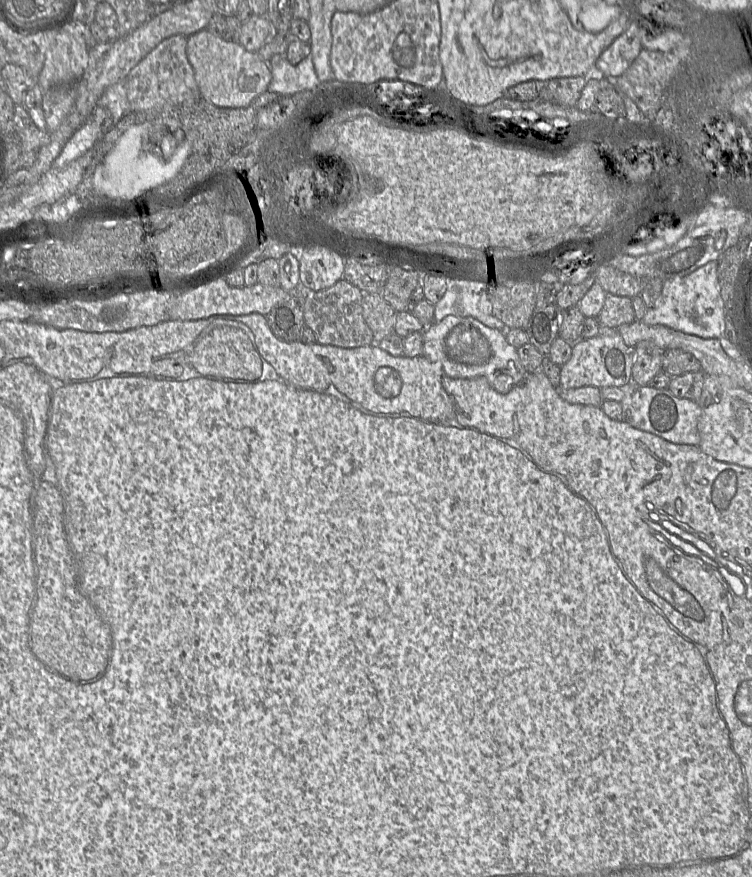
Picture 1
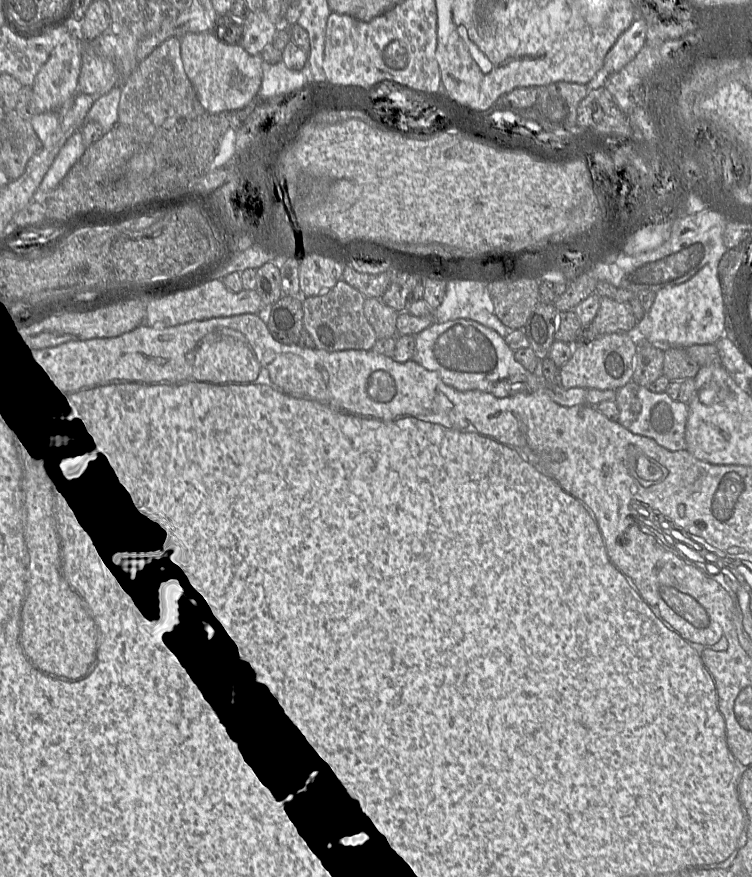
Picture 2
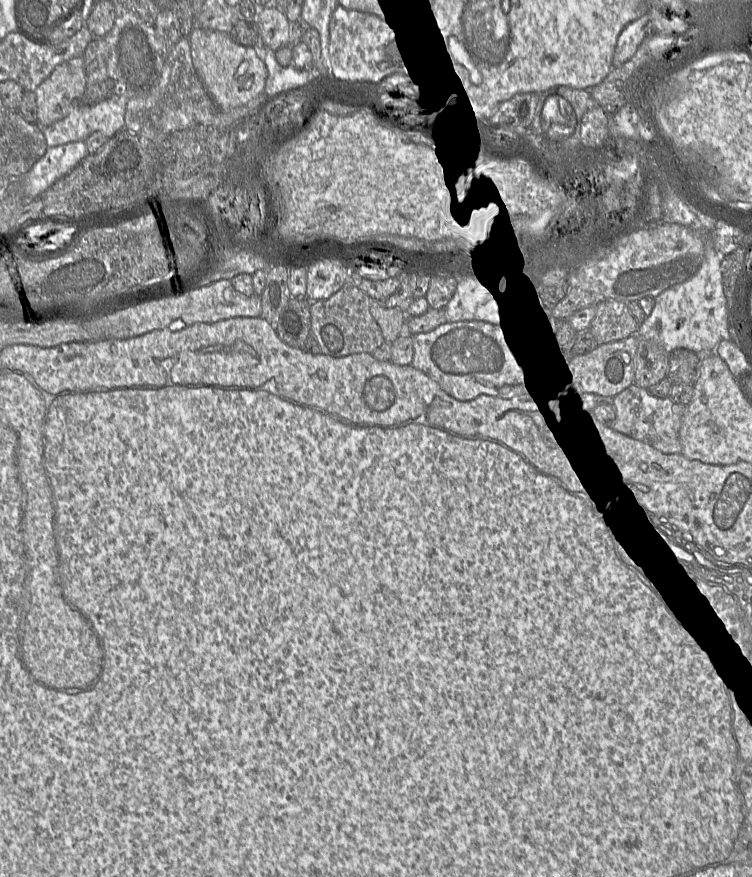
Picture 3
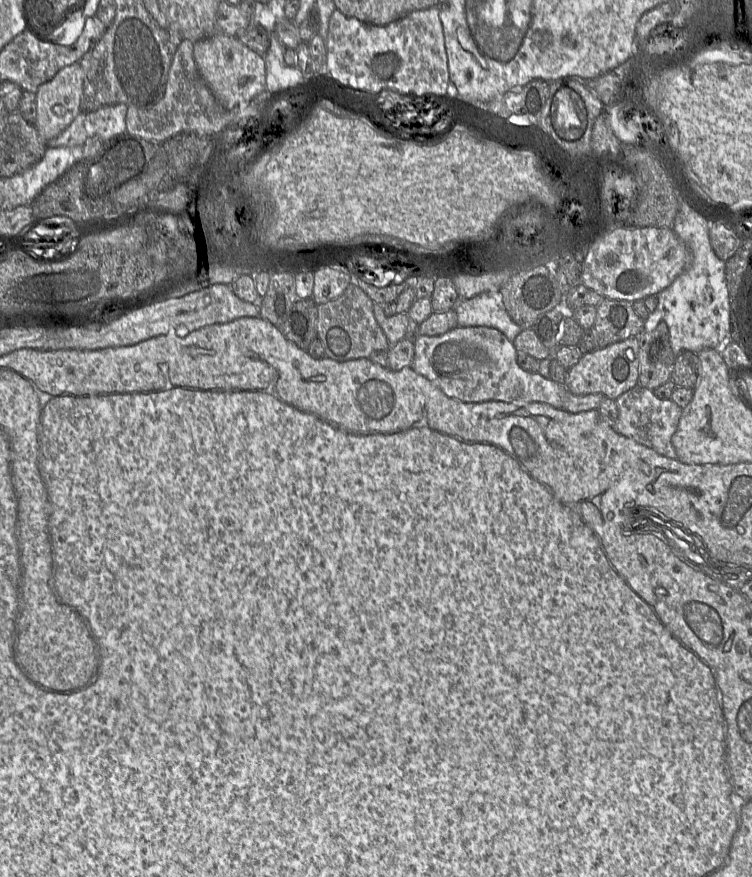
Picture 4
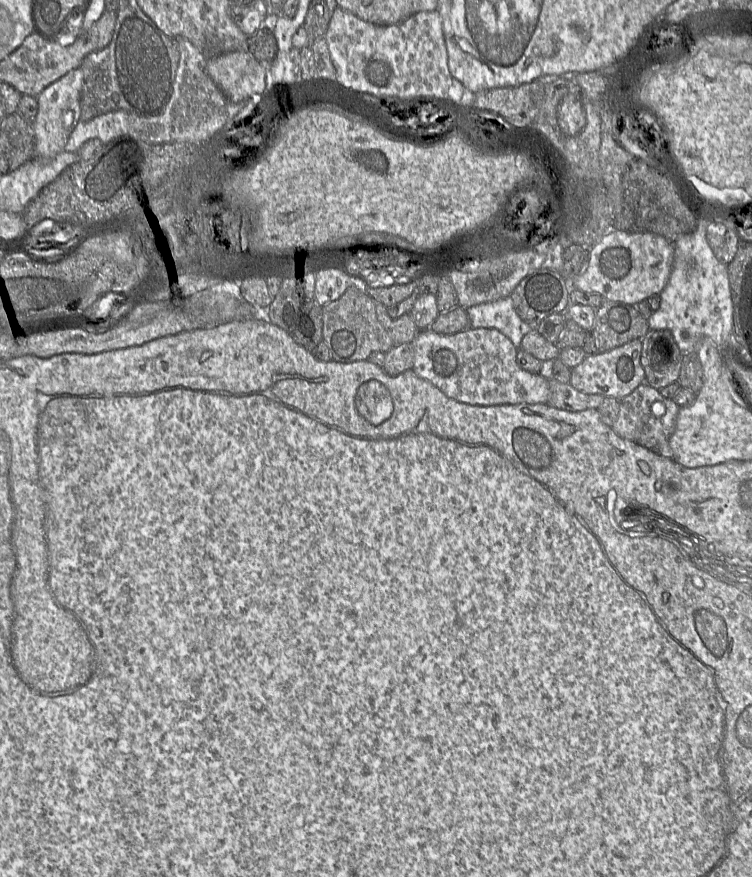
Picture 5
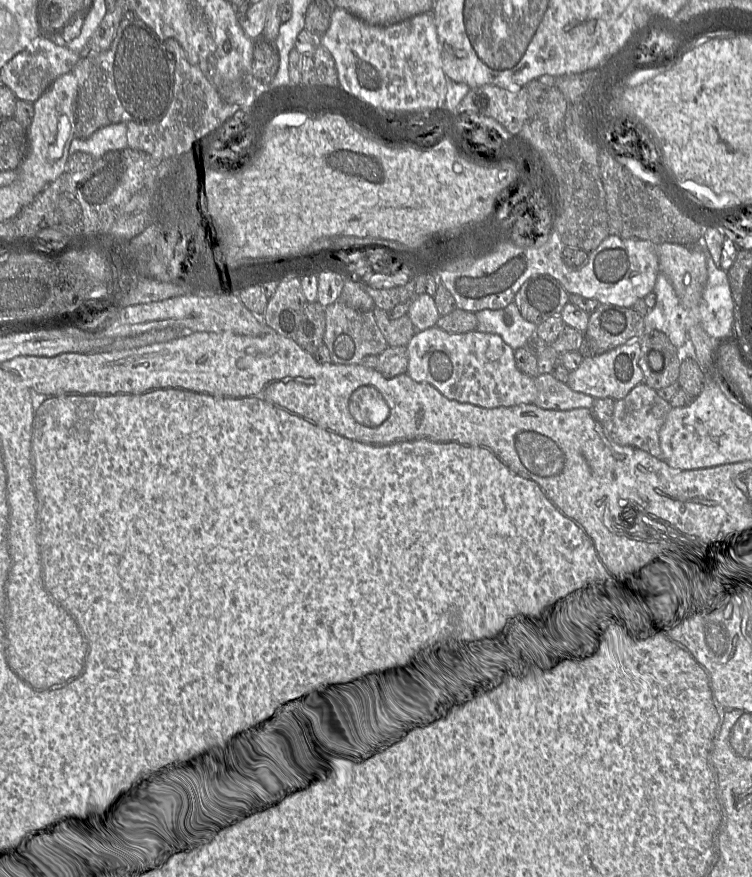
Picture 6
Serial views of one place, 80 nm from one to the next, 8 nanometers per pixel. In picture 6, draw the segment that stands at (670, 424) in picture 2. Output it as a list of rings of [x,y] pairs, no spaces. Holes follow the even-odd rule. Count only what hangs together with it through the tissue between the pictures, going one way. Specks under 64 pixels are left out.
[[[645,383],[635,386],[623,399],[615,400],[612,417],[602,423],[607,436],[615,443],[644,450],[657,459],[663,460],[659,442],[659,431],[672,406],[657,395]]]

